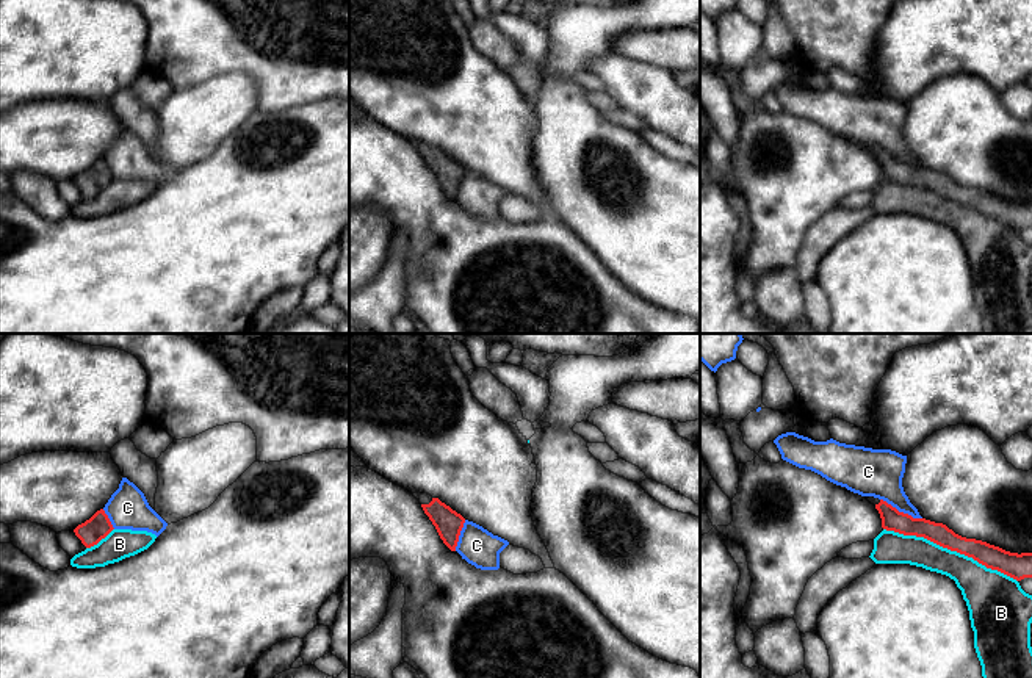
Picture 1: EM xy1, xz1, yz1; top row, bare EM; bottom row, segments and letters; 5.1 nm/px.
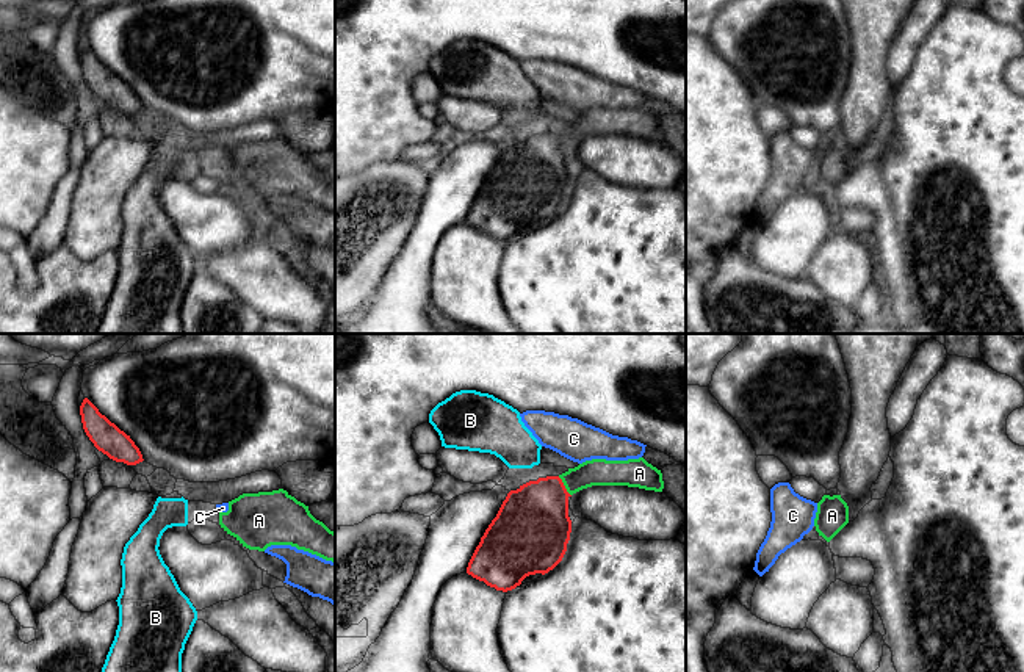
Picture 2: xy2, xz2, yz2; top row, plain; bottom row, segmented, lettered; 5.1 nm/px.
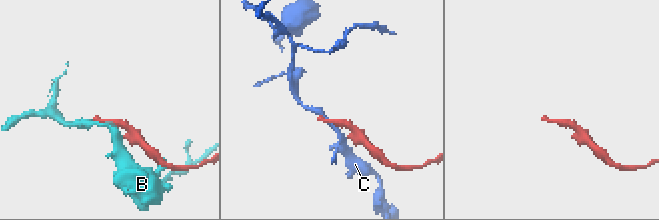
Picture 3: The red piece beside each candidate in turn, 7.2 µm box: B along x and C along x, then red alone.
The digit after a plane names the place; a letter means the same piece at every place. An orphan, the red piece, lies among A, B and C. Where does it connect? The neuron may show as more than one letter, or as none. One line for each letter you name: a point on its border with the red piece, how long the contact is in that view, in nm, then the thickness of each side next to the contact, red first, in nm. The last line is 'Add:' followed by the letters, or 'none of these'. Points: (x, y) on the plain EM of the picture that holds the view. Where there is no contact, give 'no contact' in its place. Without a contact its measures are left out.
A: contact xz2 (564, 135); length 120 nm; calibres 380 and 140 nm
Add: A

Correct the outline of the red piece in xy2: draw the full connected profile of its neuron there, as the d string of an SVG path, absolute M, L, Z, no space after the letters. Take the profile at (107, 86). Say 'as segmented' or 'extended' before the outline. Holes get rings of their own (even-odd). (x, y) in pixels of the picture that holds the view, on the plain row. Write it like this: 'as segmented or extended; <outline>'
as segmented; M88 47L80 55L80 64L89 89L110 108L127 114L136 114L144 110L130 85L102 64Z

